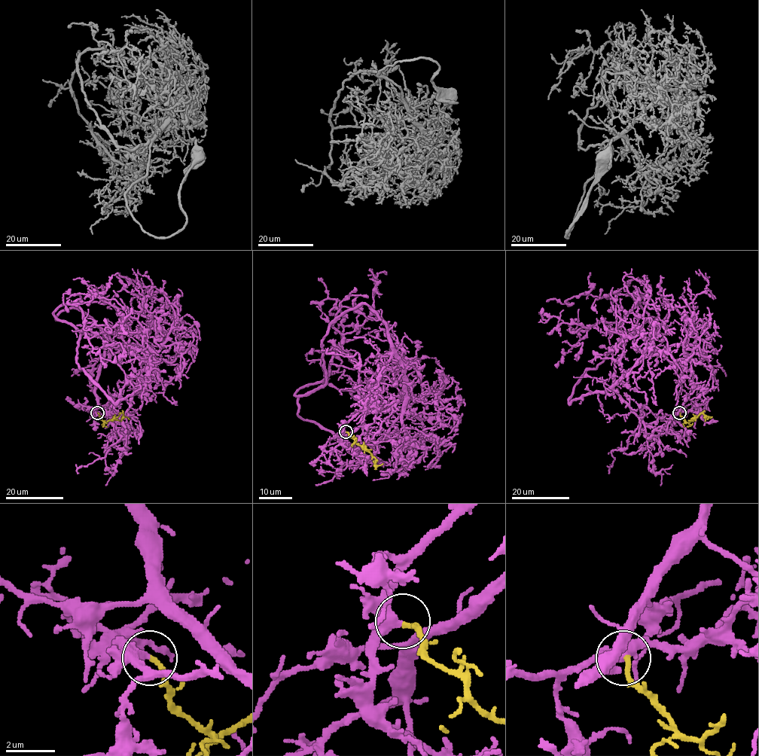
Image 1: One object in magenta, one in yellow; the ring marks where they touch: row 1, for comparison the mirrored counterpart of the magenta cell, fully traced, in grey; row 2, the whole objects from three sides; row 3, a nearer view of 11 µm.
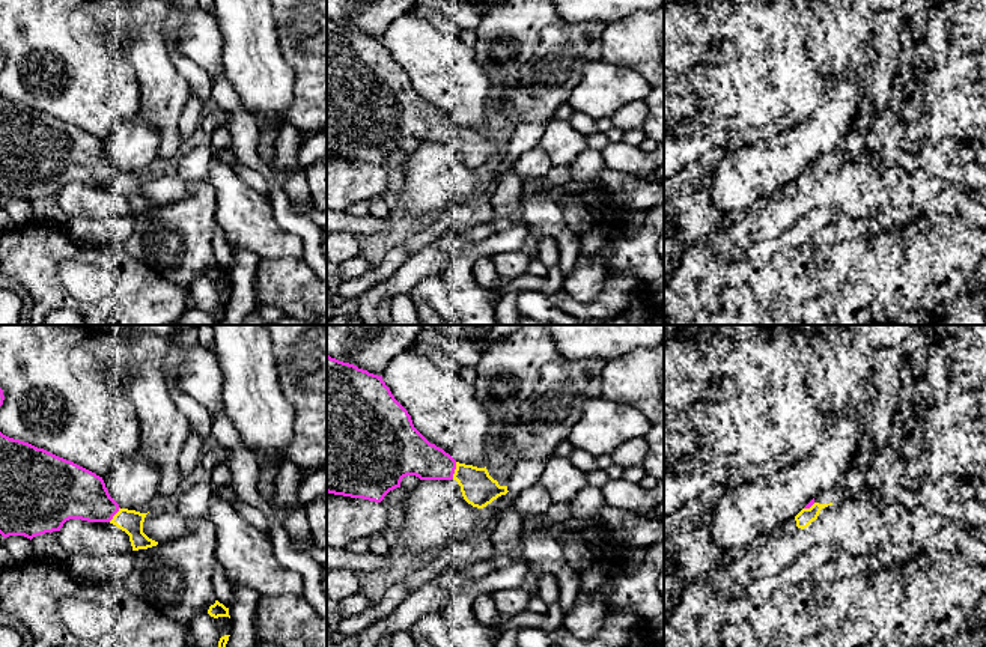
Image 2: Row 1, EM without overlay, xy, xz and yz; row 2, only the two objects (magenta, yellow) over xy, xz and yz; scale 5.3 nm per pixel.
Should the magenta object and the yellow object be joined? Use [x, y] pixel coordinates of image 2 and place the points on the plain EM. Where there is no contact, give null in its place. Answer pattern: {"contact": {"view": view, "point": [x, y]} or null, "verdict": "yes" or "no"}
{"contact": {"view": "xz", "point": [455, 131]}, "verdict": "yes"}

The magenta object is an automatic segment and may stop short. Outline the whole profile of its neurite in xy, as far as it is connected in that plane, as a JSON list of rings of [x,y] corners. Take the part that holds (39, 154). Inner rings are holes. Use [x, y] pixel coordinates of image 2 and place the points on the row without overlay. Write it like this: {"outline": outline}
{"outline": [[[0,95],[0,197],[36,199],[60,194],[69,182],[110,185],[129,199],[132,214],[157,209],[158,205],[143,196],[148,176],[120,172],[110,159],[102,140],[29,105]]]}

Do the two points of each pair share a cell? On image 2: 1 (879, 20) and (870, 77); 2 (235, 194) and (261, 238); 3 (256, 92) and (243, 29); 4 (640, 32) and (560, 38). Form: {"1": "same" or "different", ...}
{"1": "same", "2": "same", "3": "same", "4": "different"}

